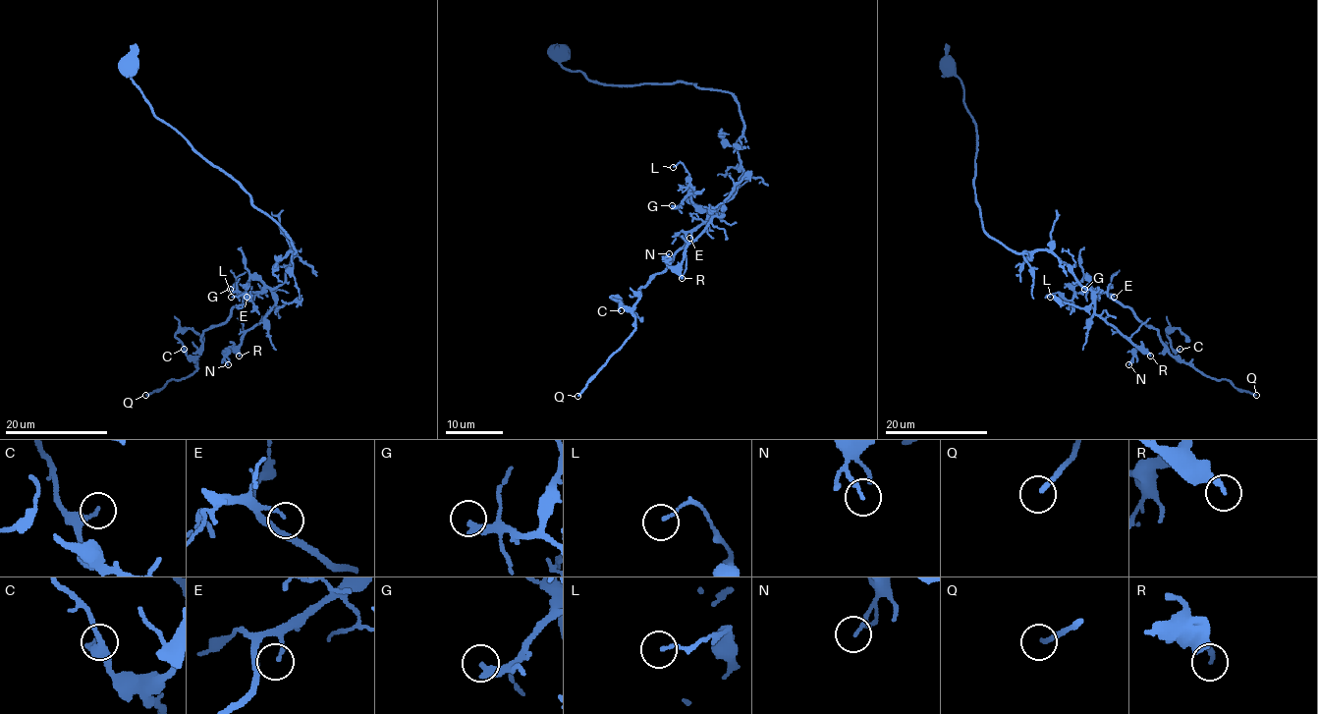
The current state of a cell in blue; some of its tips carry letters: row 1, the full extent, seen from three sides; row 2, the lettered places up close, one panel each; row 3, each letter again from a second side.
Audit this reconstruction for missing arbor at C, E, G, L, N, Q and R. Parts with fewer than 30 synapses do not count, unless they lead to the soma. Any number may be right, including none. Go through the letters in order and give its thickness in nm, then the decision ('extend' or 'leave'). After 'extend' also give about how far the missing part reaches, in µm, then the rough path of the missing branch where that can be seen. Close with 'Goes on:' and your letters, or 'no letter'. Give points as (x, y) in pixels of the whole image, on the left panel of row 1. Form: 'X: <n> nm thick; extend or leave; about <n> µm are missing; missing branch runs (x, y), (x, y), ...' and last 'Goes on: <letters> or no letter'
C: 130 nm thick; leave
E: 120 nm thick; leave
G: 400 nm thick; extend; about 25 µm are missing; missing branch runs (230, 289), (226, 304), (211, 313), (205, 302), (199, 306), (179, 292)
L: 110 nm thick; leave
N: 140 nm thick; leave
Q: 170 nm thick; extend; about 100 µm are missing
R: 200 nm thick; leave
Goes on: G, Q

